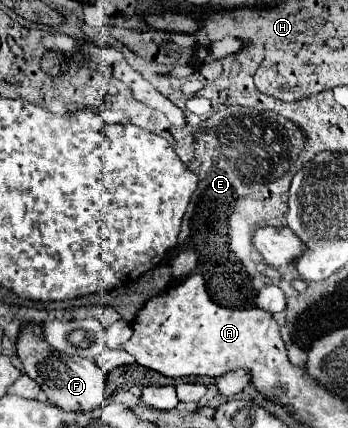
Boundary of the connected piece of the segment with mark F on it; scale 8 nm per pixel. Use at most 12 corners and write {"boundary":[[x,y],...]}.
{"boundary":[[27,322],[17,356],[49,402],[93,412],[105,374],[87,358],[65,358]]}

